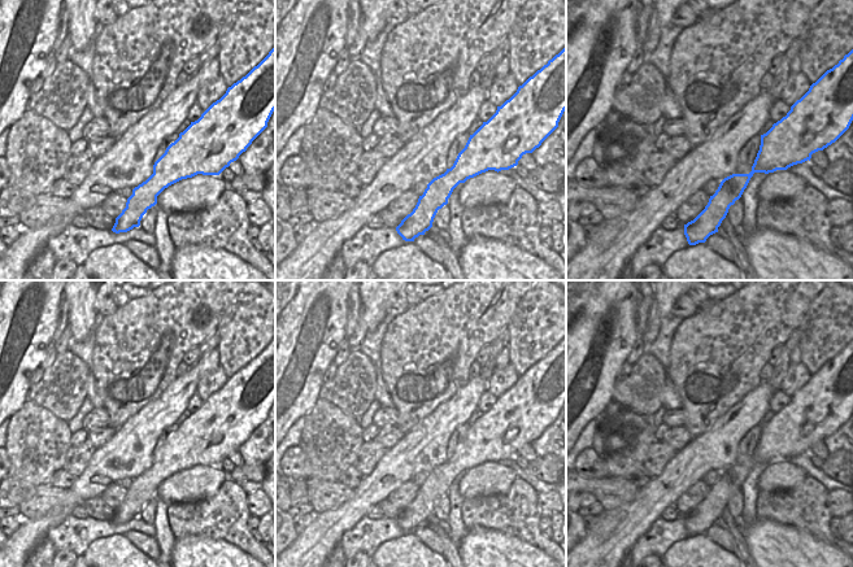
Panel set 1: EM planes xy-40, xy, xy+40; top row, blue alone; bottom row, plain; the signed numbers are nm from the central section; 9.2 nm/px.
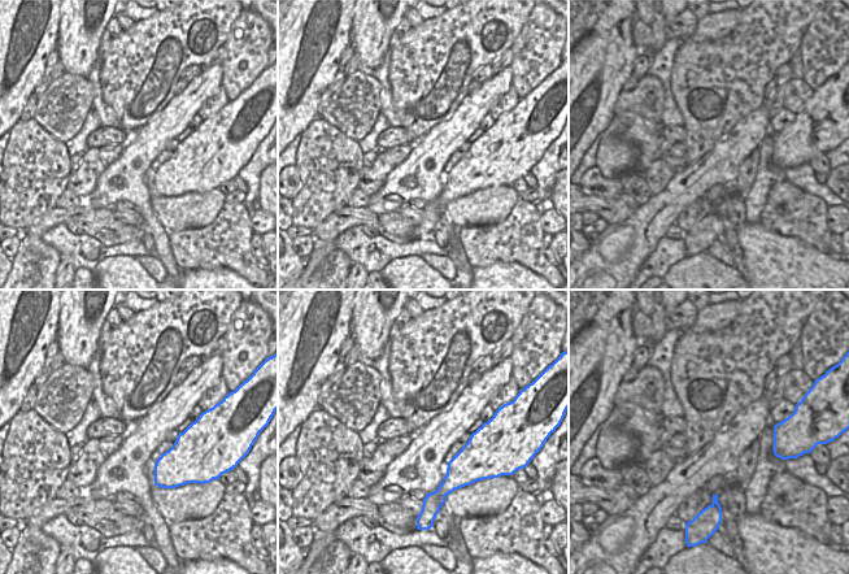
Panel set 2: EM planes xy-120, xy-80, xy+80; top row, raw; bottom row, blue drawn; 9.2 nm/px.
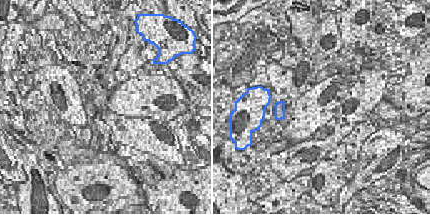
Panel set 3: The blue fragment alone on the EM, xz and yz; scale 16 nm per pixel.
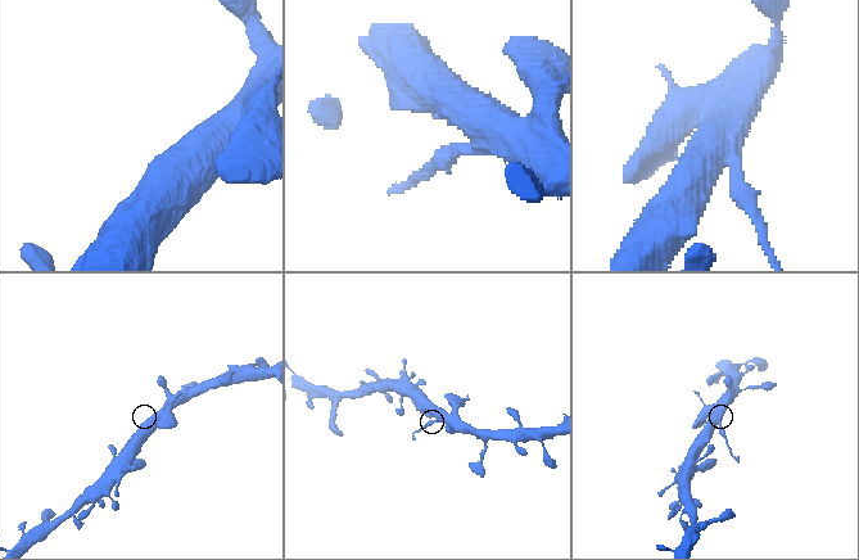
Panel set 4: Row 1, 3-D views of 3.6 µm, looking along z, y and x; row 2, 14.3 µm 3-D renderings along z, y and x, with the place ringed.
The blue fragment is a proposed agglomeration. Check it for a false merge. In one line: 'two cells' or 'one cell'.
two cells

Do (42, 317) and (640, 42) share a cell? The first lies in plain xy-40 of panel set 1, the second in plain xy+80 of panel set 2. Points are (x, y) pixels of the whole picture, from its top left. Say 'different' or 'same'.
different

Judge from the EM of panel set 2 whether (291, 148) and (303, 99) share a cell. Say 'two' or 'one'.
two

